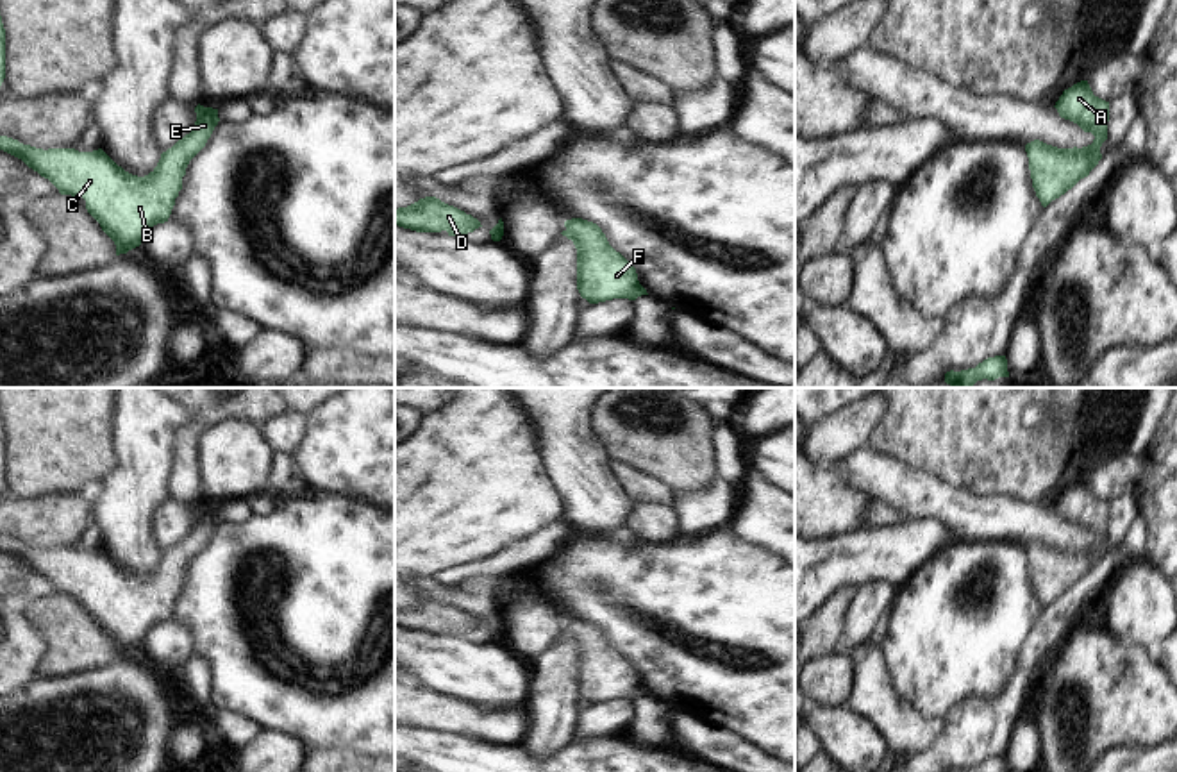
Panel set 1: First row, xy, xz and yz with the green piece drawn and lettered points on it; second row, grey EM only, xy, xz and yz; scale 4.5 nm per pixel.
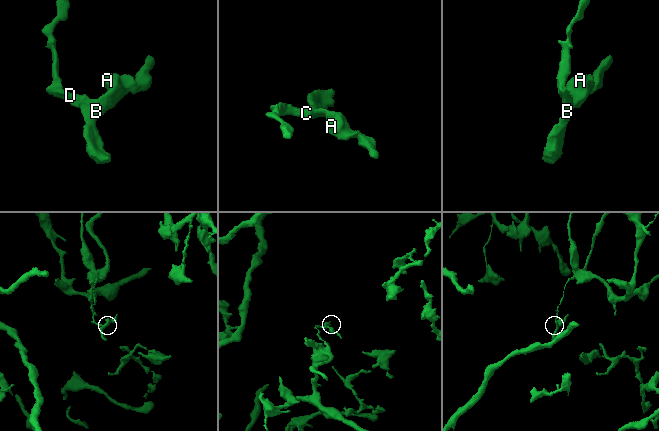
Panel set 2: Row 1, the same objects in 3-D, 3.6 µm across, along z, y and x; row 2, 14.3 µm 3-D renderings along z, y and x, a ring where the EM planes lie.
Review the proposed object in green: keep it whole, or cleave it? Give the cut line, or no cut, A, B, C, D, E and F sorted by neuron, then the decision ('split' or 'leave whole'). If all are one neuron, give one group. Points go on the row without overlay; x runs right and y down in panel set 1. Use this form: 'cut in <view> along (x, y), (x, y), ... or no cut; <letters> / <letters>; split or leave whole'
no cut; A B C D E F; leave whole

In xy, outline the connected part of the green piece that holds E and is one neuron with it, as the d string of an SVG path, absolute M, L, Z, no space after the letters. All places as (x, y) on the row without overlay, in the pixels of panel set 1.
M196 506L195 527L171 549L161 554L157 566L145 577L132 575L118 566L102 549L79 552L75 549L36 549L18 540L0 536L0 550L21 559L29 568L48 579L61 595L82 597L88 613L100 624L102 631L114 642L116 656L141 645L145 633L168 622L175 599L182 590L182 577L189 561L205 547L218 525L218 509Z

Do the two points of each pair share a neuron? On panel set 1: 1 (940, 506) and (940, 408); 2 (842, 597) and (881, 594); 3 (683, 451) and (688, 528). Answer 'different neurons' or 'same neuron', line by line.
1: different neurons
2: different neurons
3: different neurons

